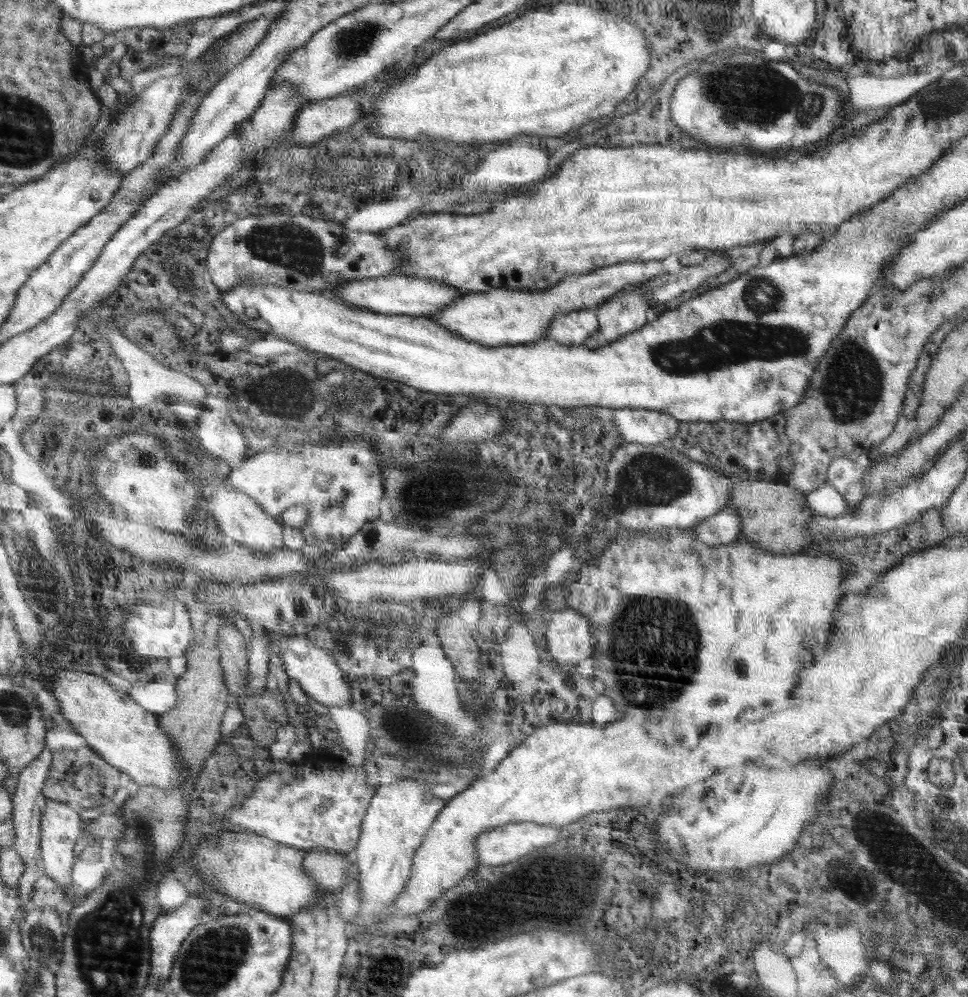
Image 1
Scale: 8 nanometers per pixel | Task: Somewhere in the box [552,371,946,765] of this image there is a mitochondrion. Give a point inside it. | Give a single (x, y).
(667, 635)

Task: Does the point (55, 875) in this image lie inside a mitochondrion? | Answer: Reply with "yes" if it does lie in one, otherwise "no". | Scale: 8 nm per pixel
no

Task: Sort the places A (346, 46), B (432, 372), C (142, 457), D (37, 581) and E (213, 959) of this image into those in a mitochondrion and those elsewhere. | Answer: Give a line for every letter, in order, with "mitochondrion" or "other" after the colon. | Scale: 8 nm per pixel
A: mitochondrion
B: other
C: mitochondrion
D: mitochondrion
E: mitochondrion

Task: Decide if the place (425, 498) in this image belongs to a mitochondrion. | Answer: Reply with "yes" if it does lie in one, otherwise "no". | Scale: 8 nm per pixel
yes

